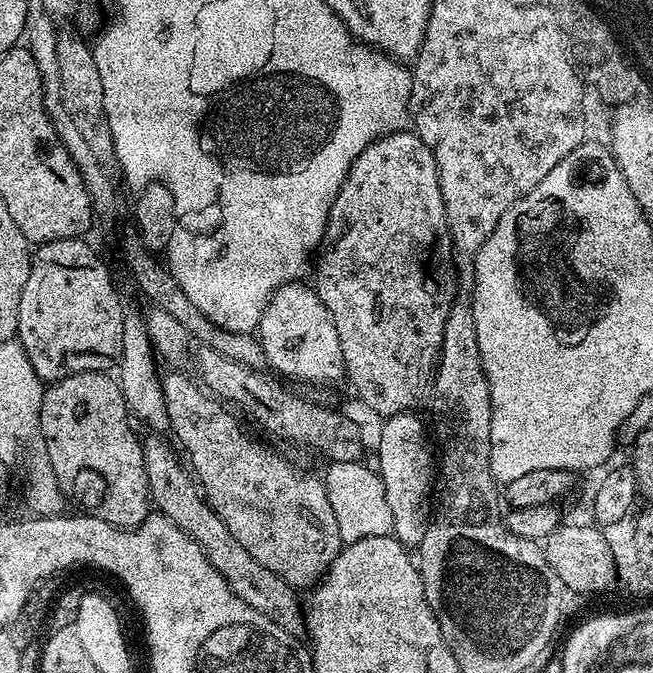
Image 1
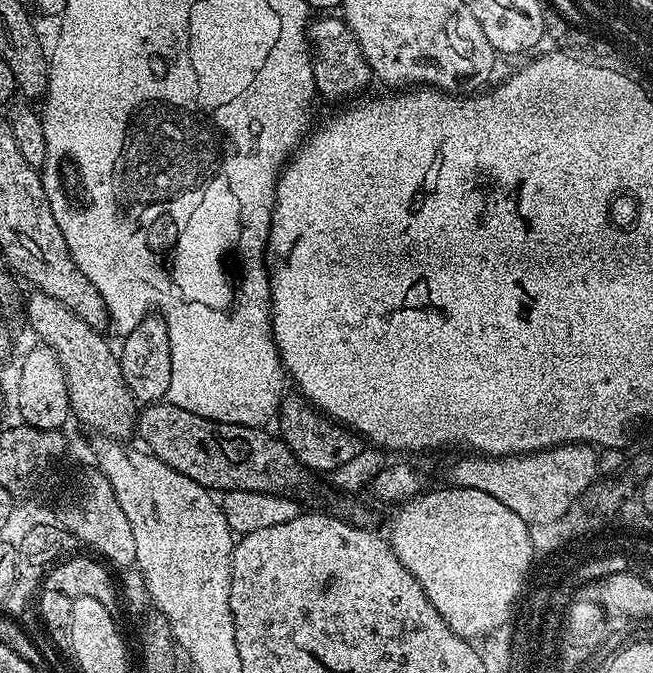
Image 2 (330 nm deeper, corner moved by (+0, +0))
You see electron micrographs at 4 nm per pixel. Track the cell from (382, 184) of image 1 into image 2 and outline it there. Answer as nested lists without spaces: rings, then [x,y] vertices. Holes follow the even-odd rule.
[[[320,14],[320,16],[311,21],[308,26],[308,53],[312,59],[312,73],[314,74],[314,82],[316,83],[317,93],[328,100],[344,100],[340,102],[348,102],[353,98],[359,97],[367,90],[371,84],[374,84],[372,75],[372,67],[366,62],[365,55],[362,54],[361,47],[358,46],[357,39],[354,38],[353,32],[344,23],[341,17],[332,17],[332,14]]]

